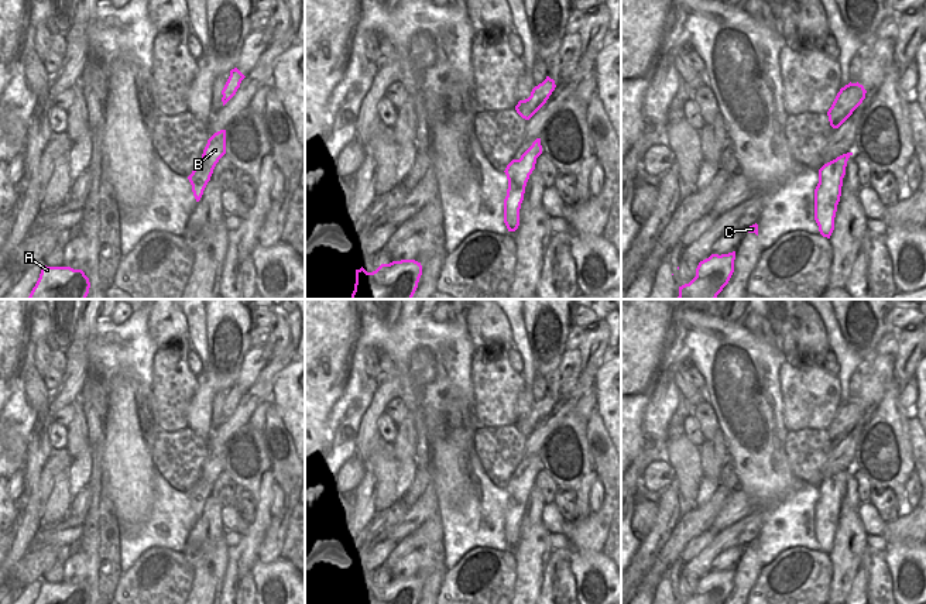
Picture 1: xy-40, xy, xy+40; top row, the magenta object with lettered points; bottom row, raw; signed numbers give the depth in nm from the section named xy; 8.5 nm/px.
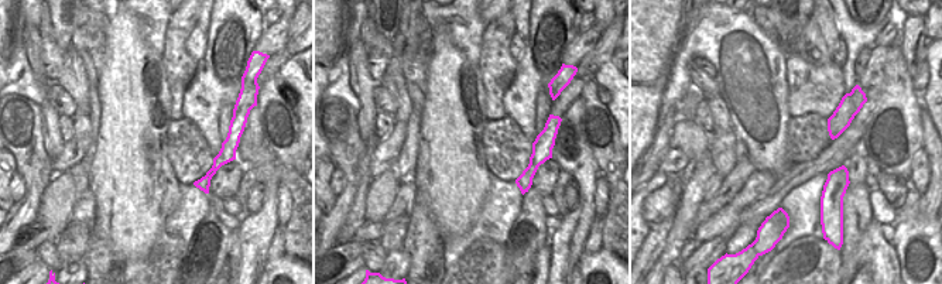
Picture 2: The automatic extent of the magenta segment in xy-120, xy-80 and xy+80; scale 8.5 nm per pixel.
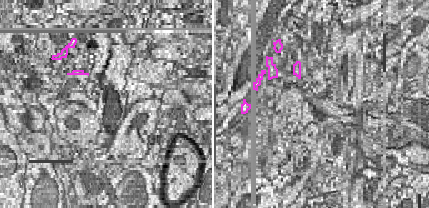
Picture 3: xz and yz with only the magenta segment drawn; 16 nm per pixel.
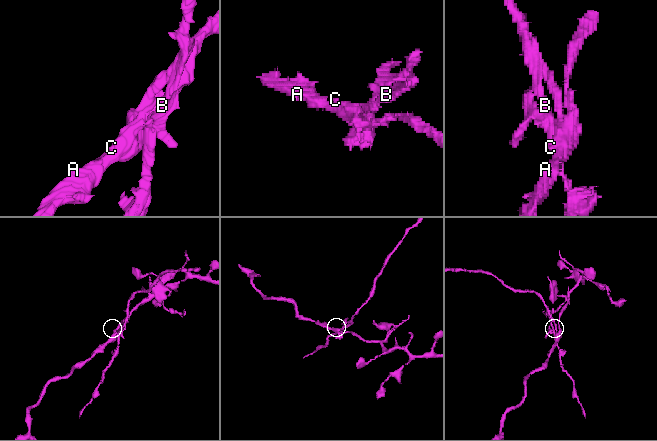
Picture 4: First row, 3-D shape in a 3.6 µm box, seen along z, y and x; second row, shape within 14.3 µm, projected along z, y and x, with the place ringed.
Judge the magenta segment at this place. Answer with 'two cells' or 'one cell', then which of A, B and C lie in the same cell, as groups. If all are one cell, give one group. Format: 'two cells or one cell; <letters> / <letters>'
two cells; A C / B

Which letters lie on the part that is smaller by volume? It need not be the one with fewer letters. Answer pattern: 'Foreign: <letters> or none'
Foreign: B

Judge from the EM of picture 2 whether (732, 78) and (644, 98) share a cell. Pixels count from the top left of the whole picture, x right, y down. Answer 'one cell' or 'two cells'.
two cells

